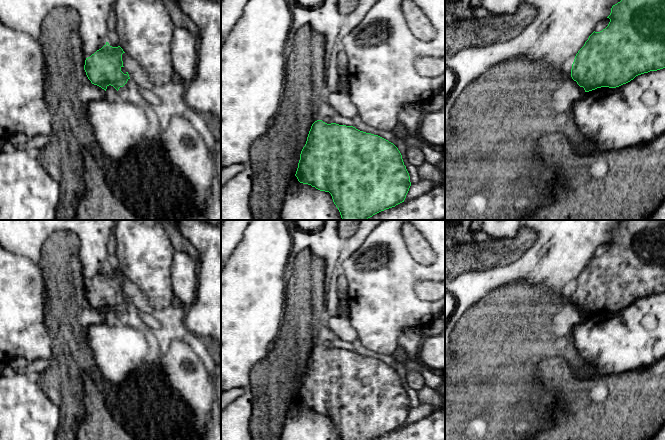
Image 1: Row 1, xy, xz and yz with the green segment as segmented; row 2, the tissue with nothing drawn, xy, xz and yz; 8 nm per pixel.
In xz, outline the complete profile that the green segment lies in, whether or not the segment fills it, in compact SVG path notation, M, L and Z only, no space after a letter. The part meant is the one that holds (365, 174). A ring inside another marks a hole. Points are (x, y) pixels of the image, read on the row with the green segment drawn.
M315 121L303 147L295 176L303 184L329 192L342 220L367 220L404 202L410 176L398 148L388 140L353 126Z

